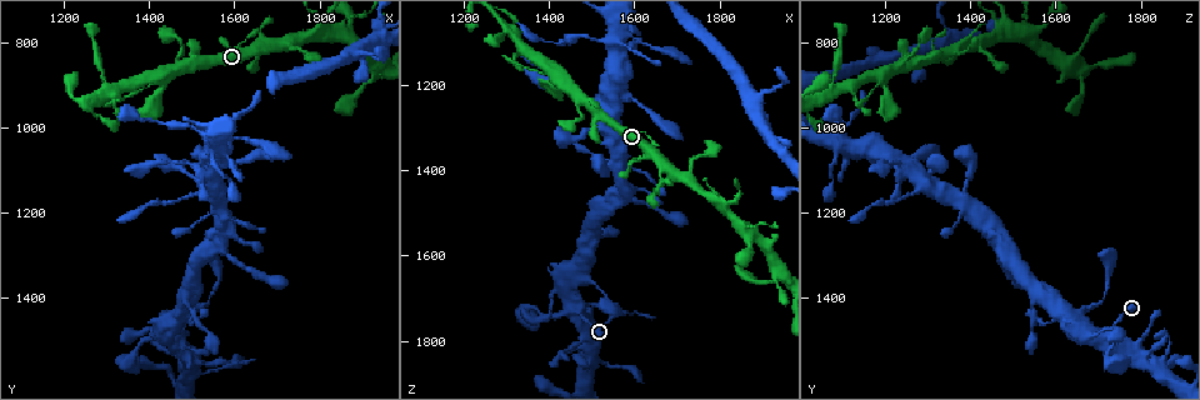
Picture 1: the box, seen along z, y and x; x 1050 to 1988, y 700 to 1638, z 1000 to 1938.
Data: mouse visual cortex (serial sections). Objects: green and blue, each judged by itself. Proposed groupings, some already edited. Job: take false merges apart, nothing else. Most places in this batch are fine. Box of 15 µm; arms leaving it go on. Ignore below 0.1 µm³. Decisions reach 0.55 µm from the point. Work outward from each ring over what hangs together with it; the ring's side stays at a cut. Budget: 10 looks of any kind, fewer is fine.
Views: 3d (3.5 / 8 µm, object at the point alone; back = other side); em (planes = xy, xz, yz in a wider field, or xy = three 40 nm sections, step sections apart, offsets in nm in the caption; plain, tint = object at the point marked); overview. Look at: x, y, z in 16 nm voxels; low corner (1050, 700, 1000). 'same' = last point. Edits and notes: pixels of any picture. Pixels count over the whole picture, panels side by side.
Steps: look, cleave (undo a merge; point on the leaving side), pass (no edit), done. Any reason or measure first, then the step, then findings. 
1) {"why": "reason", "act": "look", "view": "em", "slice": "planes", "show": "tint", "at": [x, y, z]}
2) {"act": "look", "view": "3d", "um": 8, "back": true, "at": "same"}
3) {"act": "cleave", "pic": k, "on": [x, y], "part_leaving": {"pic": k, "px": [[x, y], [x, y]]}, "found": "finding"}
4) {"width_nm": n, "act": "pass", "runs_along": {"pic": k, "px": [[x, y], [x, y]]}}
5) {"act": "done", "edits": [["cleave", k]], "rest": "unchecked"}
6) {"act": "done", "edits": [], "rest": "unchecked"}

{"why": "sudden change in width", "act": "look", "view": "3d", "um": 3.5, "at": [1500, 1570, 1845]}

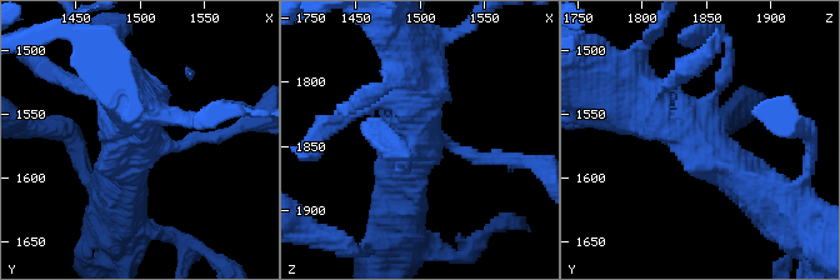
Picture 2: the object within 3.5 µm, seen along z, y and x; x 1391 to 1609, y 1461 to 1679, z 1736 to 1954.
{"why": "need the tissue", "act": "look", "view": "em", "slice": "planes", "show": "tint", "at": [1500, 1568, 1846]}

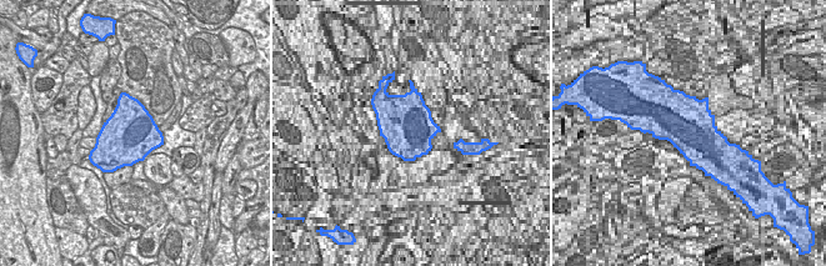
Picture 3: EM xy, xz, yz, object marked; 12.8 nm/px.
{"why": "another direction", "act": "look", "view": "em", "slice": "xy", "step": 3, "show": "tint", "at": "same"}

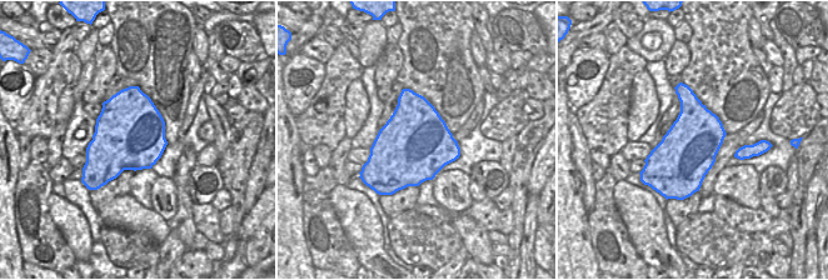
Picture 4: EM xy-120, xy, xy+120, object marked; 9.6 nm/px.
{"act": "pass", "runs_along": {"pic": 2, "px": [[630, 103], [666, 106], [761, 191]]}, "found": "continuous, no second cell"}

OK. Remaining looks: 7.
{"why": "thick turns thin", "act": "look", "view": "3d", "um": 3.5, "at": [1520, 1425, 1675]}

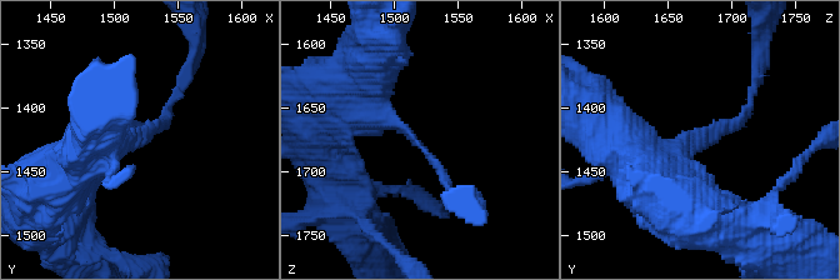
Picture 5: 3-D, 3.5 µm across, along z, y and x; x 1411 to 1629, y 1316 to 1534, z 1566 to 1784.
{"arm_widths_nm": [150, 300], "act": "look", "view": "em", "slice": "xy", "step": 3, "show": "tint", "at": [1516, 1424, 1678]}

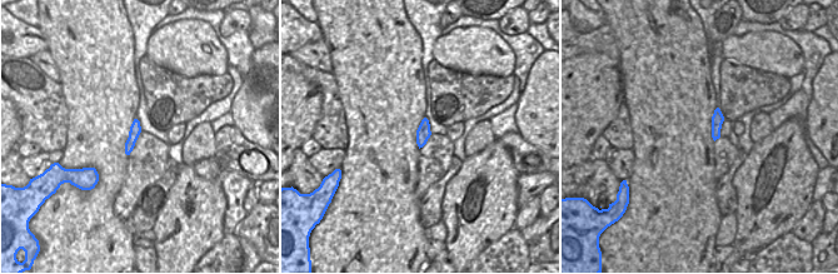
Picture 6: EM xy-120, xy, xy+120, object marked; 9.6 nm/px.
{"act": "look", "view": "em", "slice": "xy", "step": 2, "show": "tint", "at": "same"}

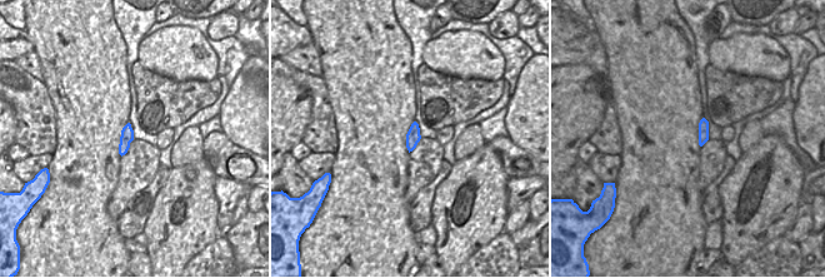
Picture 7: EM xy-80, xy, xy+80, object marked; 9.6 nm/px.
{"act": "pass", "runs_along": {"pic": 5, "px": [[358, 74], [458, 193]]}, "found": "all the same cell"}

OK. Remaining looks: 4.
{"why": "abrupt turn", "act": "look", "view": "3d", "um": 3.5, "at": [1360, 1540, 1720]}

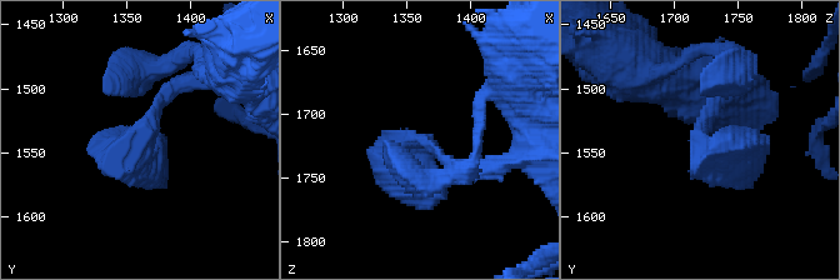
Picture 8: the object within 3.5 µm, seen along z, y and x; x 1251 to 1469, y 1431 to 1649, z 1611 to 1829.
{"act": "look", "view": "em", "slice": "xy", "step": 5, "show": "tint", "at": [1358, 1540, 1722]}

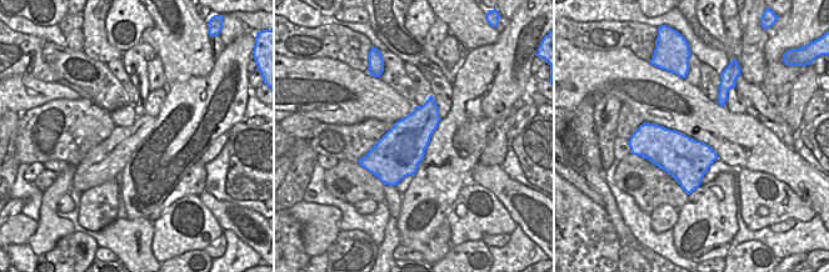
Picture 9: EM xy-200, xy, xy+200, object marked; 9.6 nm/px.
{"act": "pass", "runs_along": {"pic": 8, "px": [[186, 84], [129, 153], [159, 180]]}, "found": "continuous, no second cell"}

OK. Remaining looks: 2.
{"why": "thick turns thin", "act": "look", "view": "3d", "um": 3.5, "at": [1510, 995, 1095]}

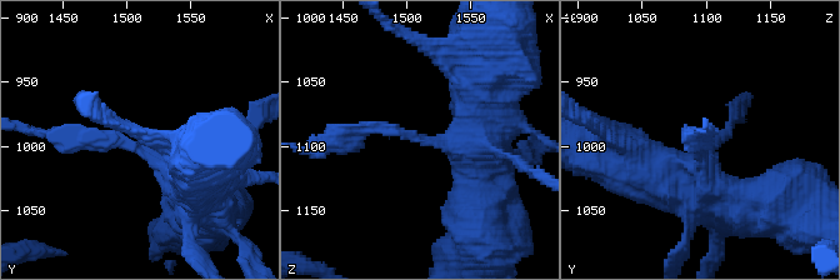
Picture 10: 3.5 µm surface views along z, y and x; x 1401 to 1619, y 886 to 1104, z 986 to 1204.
{"act": "look", "view": "em", "slice": "xy", "step": 3, "show": "tint", "at": [1506, 1004, 1094]}

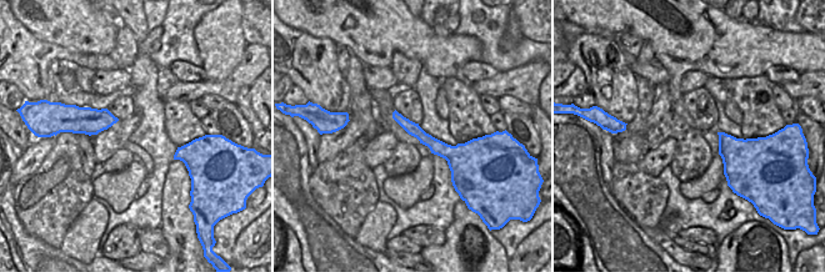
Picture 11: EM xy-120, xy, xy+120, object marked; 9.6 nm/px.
{"width_nm": 140, "act": "pass", "runs_along": {"pic": 11, "px": [[395, 115], [443, 150], [465, 146]]}, "found": "all the same cell"}

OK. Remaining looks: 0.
{"act": "done", "edits": [], "rest": "unchecked"}

